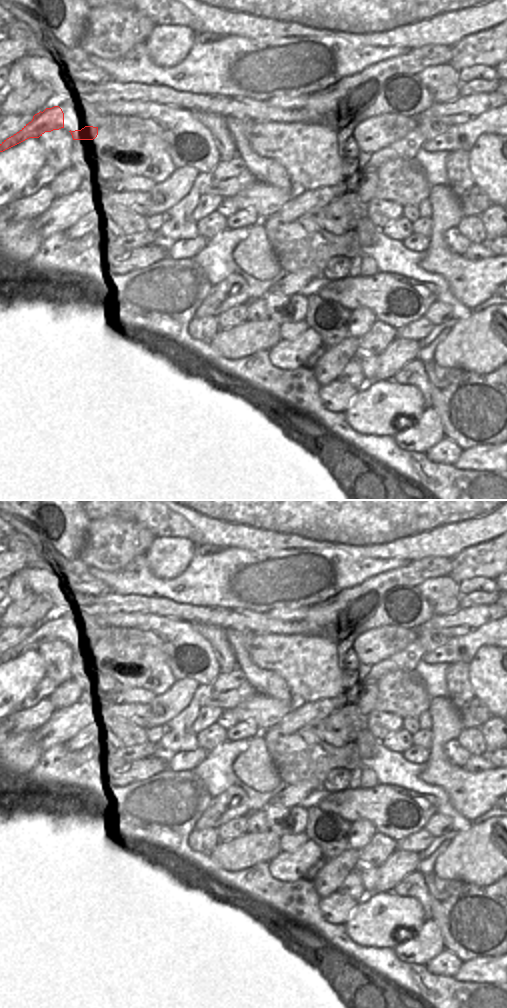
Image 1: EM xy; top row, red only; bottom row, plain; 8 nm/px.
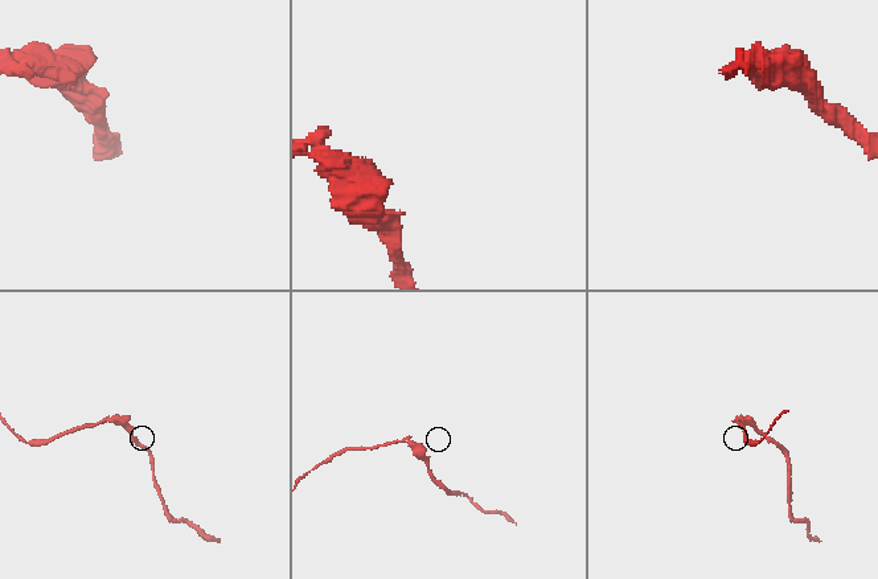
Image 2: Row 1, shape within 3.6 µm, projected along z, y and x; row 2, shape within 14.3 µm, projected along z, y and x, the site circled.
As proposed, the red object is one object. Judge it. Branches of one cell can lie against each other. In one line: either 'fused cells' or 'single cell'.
fused cells

